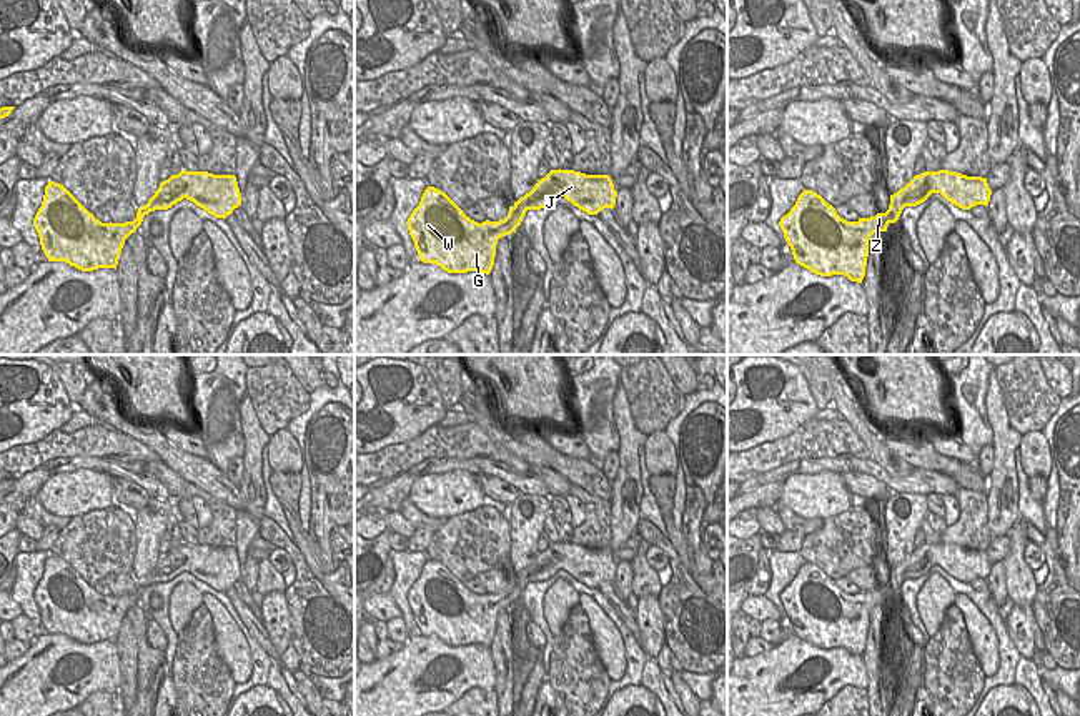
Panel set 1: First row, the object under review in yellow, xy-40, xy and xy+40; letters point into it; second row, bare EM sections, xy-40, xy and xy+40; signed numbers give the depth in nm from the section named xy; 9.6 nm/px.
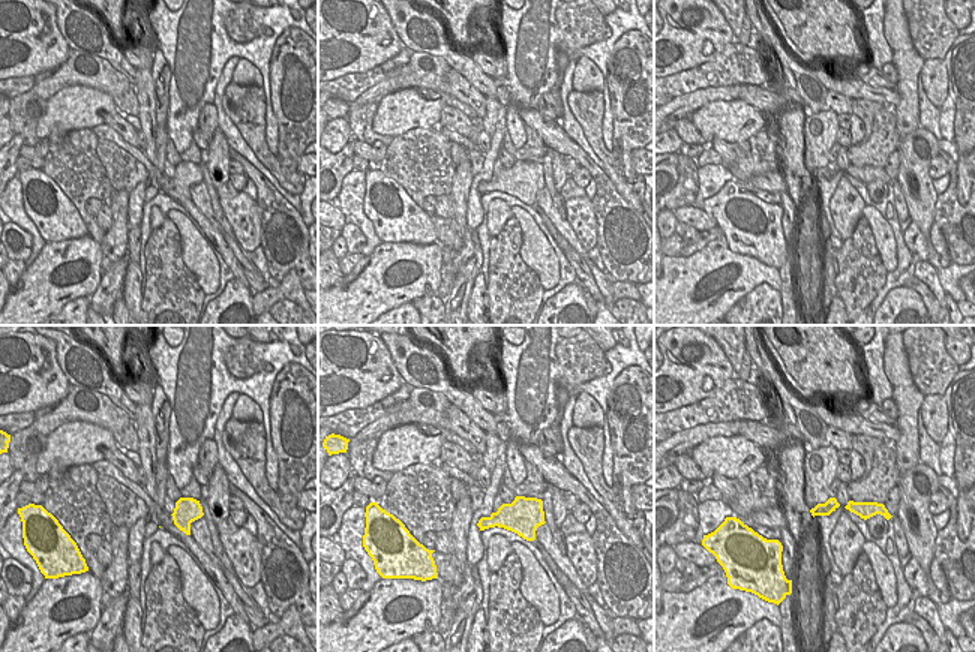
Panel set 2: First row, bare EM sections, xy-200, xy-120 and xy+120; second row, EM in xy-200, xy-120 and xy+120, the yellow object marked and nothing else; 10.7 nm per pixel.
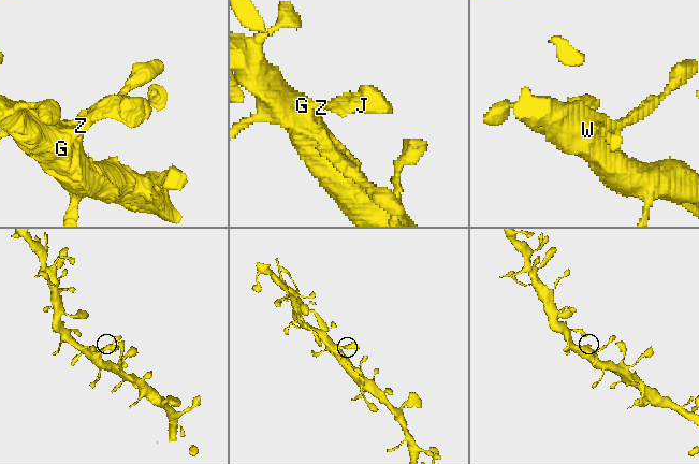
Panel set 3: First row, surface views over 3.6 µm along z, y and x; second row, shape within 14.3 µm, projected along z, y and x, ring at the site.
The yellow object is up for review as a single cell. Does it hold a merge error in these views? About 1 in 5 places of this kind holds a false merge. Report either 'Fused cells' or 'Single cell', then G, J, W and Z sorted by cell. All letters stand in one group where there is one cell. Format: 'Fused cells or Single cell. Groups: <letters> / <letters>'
Single cell. Groups: G J W Z

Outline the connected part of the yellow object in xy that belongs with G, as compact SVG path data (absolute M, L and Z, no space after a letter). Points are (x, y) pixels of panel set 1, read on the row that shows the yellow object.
M551 170L538 180L534 188L509 206L509 213L499 221L478 223L441 190L428 186L419 205L409 215L406 226L423 263L436 263L448 273L481 271L489 275L494 265L496 245L501 236L516 233L528 210L547 208L559 196L564 196L587 215L597 215L604 208L614 208L617 191L609 175L586 175L574 170Z

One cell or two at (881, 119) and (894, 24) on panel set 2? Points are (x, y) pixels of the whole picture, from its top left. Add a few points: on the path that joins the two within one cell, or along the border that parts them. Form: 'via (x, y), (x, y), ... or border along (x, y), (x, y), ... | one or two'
border along (893, 111), (896, 131), (900, 138) | two

